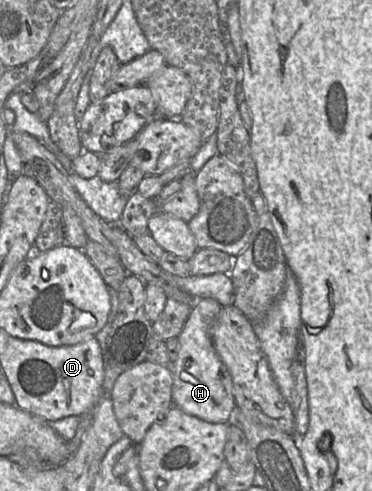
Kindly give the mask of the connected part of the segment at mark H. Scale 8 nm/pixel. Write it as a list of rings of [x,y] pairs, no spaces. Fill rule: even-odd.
[[[197,299],[178,336],[180,349],[177,360],[168,365],[173,373],[173,405],[185,413],[210,423],[235,423],[235,400],[229,371],[221,361],[211,339],[211,326],[222,306],[214,299]]]

